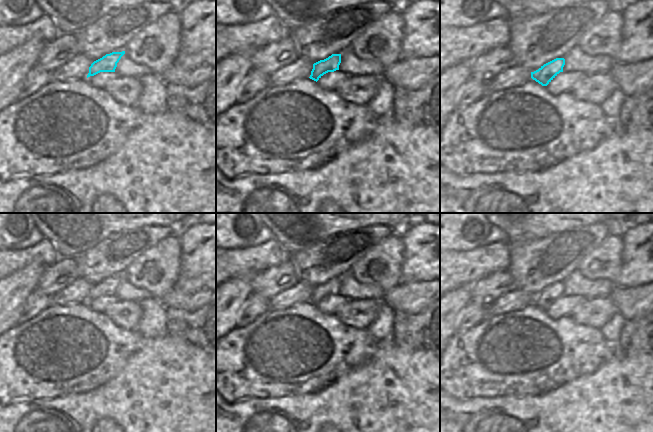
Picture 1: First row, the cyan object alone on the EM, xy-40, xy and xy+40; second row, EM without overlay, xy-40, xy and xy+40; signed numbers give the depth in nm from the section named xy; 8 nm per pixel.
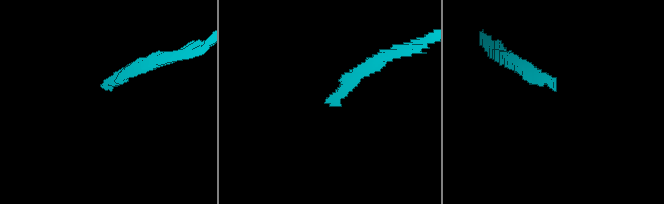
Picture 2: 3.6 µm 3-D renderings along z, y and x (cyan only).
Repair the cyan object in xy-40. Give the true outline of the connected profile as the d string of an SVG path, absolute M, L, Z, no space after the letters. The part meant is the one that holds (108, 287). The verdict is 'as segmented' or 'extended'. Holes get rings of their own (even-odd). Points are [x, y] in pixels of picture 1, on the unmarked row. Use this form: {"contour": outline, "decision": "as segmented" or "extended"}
{"contour": "M125 275L112 276L94 285L89 291L89 297L87 299L87 302L90 300L94 300L100 296L115 296L117 287L124 278Z", "decision": "as segmented"}

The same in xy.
{"contour": "M332 278L324 284L320 284L313 288L310 303L318 305L324 298L339 294L341 287L341 278Z", "decision": "as segmented"}

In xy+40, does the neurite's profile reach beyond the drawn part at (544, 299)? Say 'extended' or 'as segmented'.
as segmented

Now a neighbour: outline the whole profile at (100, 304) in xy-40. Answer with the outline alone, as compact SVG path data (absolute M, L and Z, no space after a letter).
M100 296L87 303L92 310L104 313L110 306L116 304L118 301L119 299L116 296Z

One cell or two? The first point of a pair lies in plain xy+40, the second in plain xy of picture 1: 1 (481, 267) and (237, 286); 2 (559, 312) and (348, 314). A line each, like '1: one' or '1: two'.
1: two
2: two

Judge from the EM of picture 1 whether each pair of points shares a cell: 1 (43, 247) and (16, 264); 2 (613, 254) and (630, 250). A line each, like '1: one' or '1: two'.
1: one
2: two

